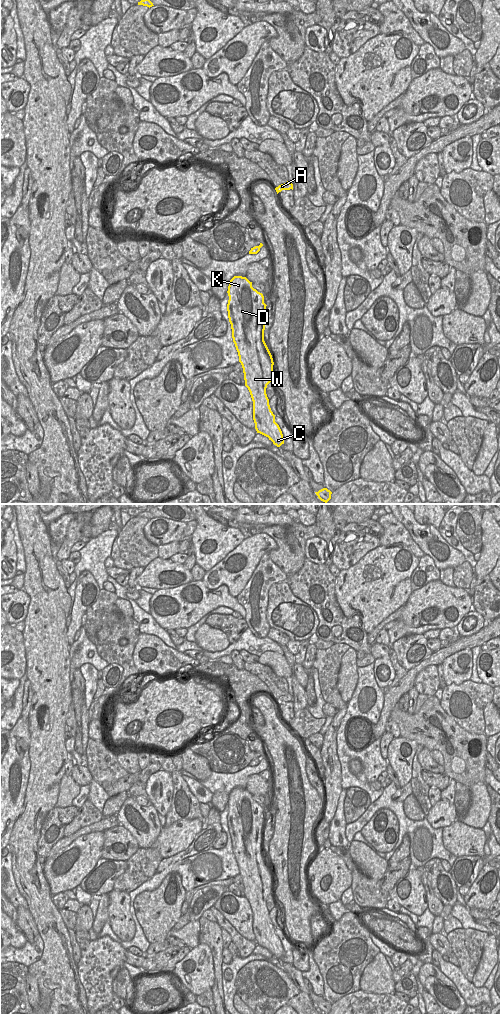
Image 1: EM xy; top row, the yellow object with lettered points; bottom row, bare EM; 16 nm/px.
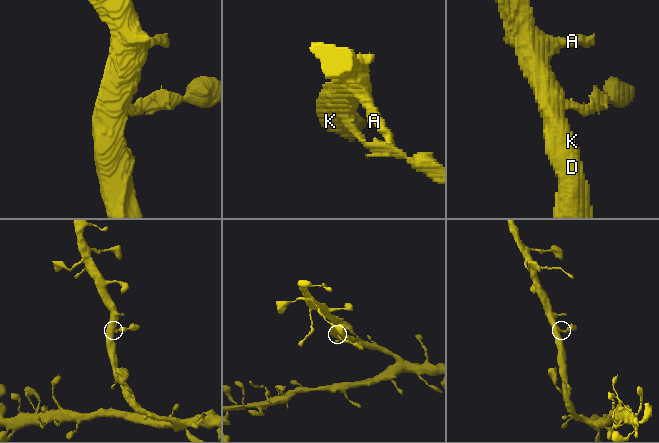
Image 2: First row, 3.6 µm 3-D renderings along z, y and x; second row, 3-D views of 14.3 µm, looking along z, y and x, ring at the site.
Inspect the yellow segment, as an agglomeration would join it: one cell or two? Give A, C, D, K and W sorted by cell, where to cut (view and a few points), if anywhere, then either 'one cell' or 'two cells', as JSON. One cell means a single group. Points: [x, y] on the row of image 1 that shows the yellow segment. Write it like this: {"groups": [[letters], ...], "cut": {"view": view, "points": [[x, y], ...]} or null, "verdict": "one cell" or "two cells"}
{"groups": [["A", "C", "D", "K", "W"]], "cut": null, "verdict": "one cell"}

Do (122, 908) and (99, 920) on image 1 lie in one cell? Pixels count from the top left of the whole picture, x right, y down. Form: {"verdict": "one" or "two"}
{"verdict": "two"}

